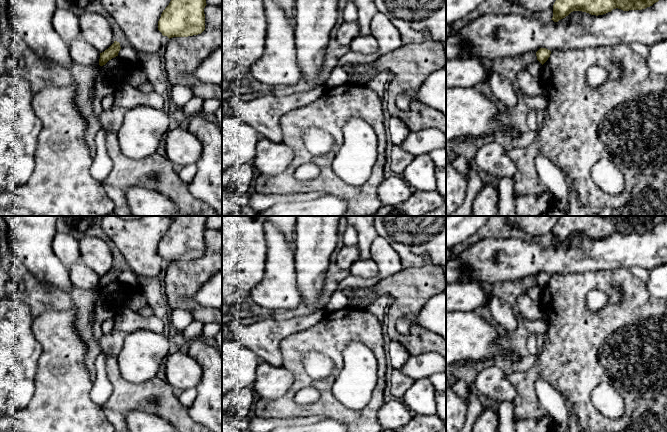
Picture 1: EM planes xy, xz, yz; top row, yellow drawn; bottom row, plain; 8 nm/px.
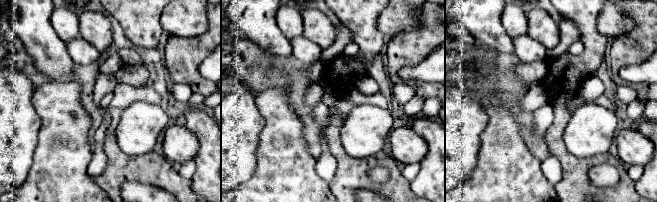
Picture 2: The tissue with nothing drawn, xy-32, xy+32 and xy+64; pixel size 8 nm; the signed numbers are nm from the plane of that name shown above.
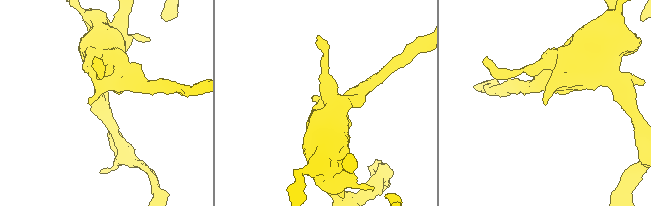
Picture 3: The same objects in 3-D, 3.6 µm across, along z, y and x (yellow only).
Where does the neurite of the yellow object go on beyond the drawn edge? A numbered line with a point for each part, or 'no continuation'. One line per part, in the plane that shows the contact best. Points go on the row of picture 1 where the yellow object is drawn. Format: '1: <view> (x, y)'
no continuation

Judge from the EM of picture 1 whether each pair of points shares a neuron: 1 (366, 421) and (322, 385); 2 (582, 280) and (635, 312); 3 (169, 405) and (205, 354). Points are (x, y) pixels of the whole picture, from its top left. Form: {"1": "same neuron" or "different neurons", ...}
{"1": "same neuron", "2": "same neuron", "3": "different neurons"}

